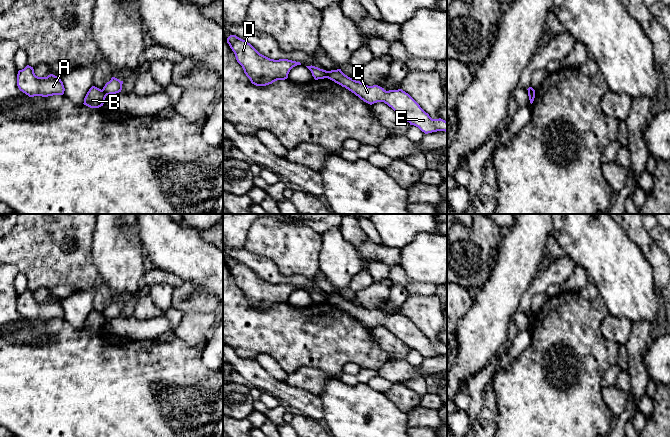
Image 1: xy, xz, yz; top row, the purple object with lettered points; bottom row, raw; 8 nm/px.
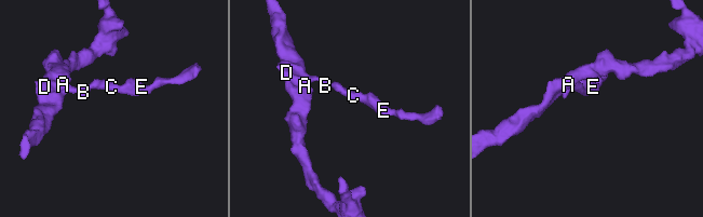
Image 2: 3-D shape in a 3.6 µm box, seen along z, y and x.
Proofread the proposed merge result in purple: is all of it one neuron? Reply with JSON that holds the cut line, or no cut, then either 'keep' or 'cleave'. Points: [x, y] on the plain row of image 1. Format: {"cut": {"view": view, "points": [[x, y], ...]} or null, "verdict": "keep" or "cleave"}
{"cut": {"view": "xz", "points": [[326, 295], [327, 301]]}, "verdict": "cleave"}

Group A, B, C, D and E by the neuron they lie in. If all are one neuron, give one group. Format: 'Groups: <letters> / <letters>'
Groups: A B D / C E

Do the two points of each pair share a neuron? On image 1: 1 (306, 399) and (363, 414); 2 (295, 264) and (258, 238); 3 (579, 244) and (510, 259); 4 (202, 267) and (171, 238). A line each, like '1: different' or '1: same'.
1: different
2: same
3: different
4: same

